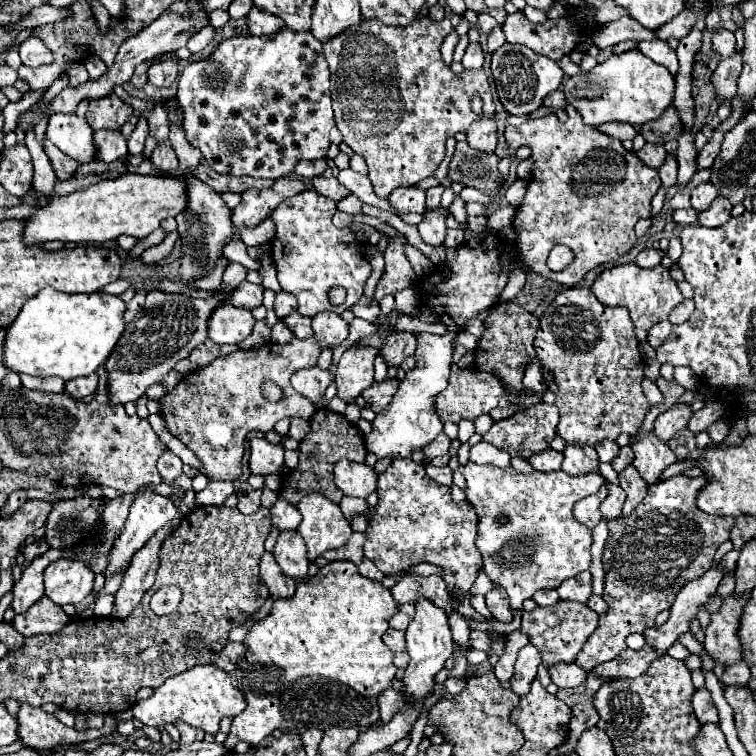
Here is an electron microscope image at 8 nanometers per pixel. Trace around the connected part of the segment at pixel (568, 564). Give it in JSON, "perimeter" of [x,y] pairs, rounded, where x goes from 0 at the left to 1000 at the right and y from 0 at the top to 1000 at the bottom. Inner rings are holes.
{"perimeter":[[[615,614],[599,622],[599,638],[615,651],[618,661],[628,669],[634,683],[634,706],[631,706],[631,725],[639,735],[639,757],[647,767],[671,780],[676,804],[689,807],[689,799],[697,791],[705,791],[710,780],[718,778],[737,778],[745,767],[771,757],[782,746],[782,701],[766,693],[758,683],[758,667],[774,656],[787,653],[800,632],[795,627],[776,627],[771,632],[753,630],[745,622],[739,624],[705,624],[700,630],[681,624],[676,616],[663,622],[657,616],[634,616],[634,614]],[[657,680],[668,680],[673,685],[671,693],[657,690]]]}

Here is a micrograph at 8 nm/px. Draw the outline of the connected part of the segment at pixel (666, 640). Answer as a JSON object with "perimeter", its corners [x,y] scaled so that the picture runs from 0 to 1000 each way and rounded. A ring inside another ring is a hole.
{"perimeter":[[[967,728],[967,730],[962,730],[962,733],[954,738],[954,743],[951,743],[948,749],[940,749],[927,765],[909,770],[909,775],[903,775],[903,778],[898,780],[896,794],[893,794],[893,799],[888,802],[888,815],[885,815],[885,820],[882,820],[874,831],[856,831],[856,833],[851,836],[851,839],[853,839],[853,847],[856,847],[858,852],[864,852],[866,857],[872,857],[872,865],[880,865],[880,862],[885,860],[885,854],[888,854],[890,849],[896,849],[896,844],[898,844],[901,839],[906,839],[906,836],[914,833],[914,820],[919,820],[925,804],[933,802],[933,799],[938,796],[938,791],[946,788],[946,783],[948,783],[954,767],[956,767],[962,759],[967,759],[967,757],[972,754],[975,738],[978,738],[978,728]]]}

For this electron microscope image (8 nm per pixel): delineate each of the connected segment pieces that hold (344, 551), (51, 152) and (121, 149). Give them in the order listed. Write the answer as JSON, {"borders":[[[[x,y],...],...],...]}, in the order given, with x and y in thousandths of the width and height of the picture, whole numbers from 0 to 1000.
{"borders":[[[[467,704],[459,722],[451,722],[448,728],[435,728],[433,733],[427,733],[427,738],[435,741],[435,743],[440,743],[440,741],[462,741],[467,746],[475,746],[480,741],[480,720],[483,720],[483,714],[485,714],[483,704]]],[[[62,185],[57,188],[57,198],[60,198],[60,204],[65,206],[67,220],[70,220],[70,225],[73,225],[73,230],[75,230],[78,238],[91,238],[91,235],[97,235],[97,230],[102,228],[102,222],[104,222],[107,214],[99,214],[94,206],[78,201],[78,198],[75,198],[73,193],[67,193],[67,188],[62,188]]],[[[128,172],[123,175],[126,190],[126,209],[136,214],[152,214],[168,206],[168,188],[152,172]]]]}

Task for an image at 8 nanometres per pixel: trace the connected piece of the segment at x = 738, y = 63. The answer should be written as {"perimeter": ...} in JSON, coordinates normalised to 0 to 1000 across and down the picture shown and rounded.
{"perimeter":[[[975,66],[970,74],[956,77],[943,95],[943,111],[954,130],[970,130],[975,119],[975,103],[983,90],[983,66]]]}

